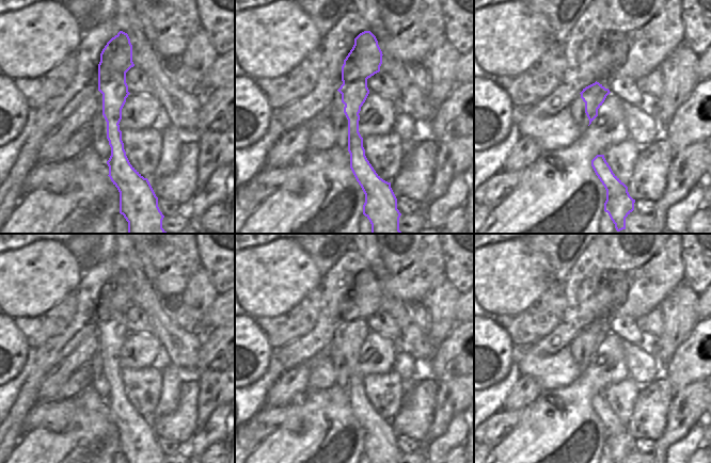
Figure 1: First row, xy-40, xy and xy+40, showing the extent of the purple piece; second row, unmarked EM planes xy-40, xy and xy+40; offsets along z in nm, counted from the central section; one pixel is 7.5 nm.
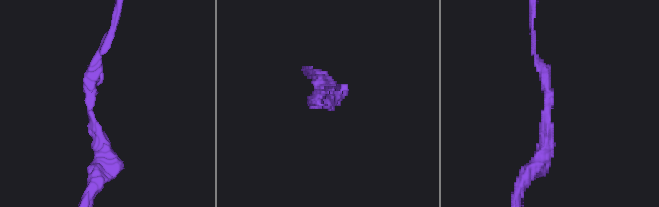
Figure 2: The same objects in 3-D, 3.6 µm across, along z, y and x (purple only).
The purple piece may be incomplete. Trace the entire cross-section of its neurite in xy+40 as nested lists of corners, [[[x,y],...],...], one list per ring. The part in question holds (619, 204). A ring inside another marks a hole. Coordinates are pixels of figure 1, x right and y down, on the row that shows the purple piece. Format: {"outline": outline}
{"outline": [[[597,155],[591,166],[606,190],[604,211],[609,213],[617,232],[626,229],[626,218],[634,210],[634,203],[628,187],[613,173],[604,155]]]}

